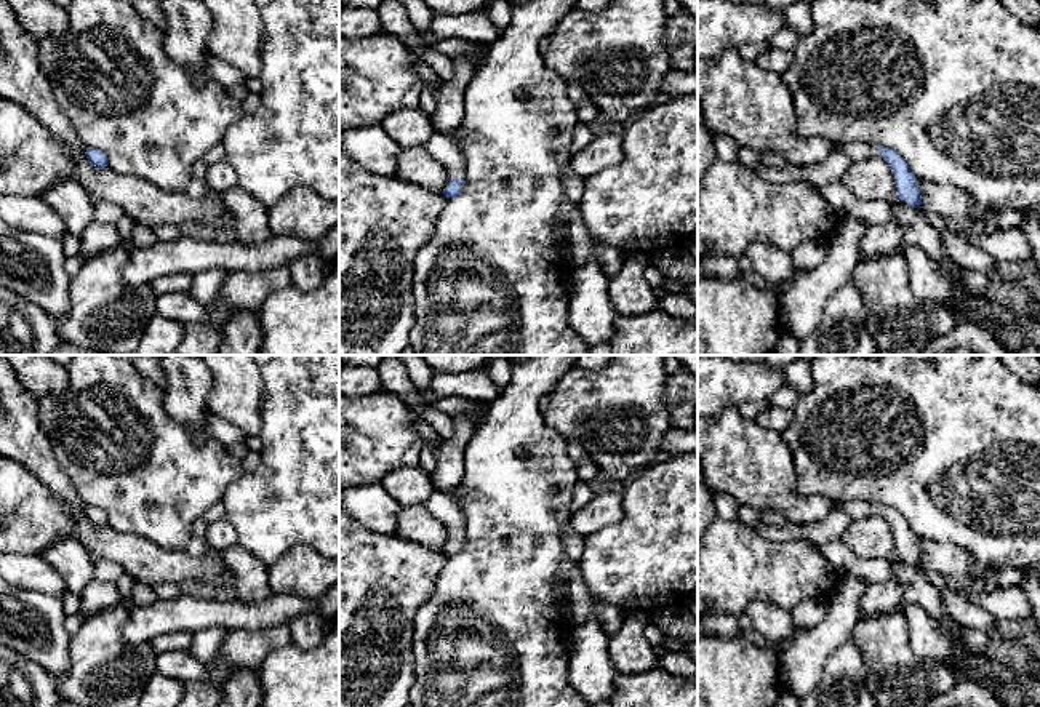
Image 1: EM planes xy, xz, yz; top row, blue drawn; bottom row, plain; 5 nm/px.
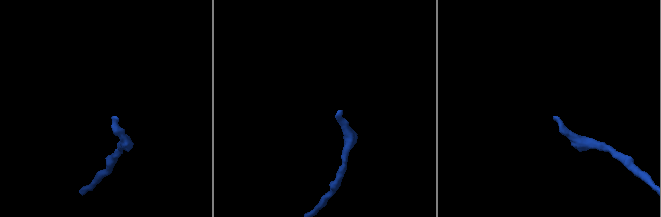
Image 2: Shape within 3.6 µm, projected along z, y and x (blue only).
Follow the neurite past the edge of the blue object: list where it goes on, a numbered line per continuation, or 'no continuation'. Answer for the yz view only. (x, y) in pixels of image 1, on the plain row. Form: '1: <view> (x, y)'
1: yz (858, 509)

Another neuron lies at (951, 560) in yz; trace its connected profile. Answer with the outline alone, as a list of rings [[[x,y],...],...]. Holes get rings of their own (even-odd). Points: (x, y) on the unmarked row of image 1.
[[[918,537],[918,549],[922,553],[920,569],[923,571],[947,577],[974,577],[987,571],[982,565],[974,563],[965,549],[955,544]]]

